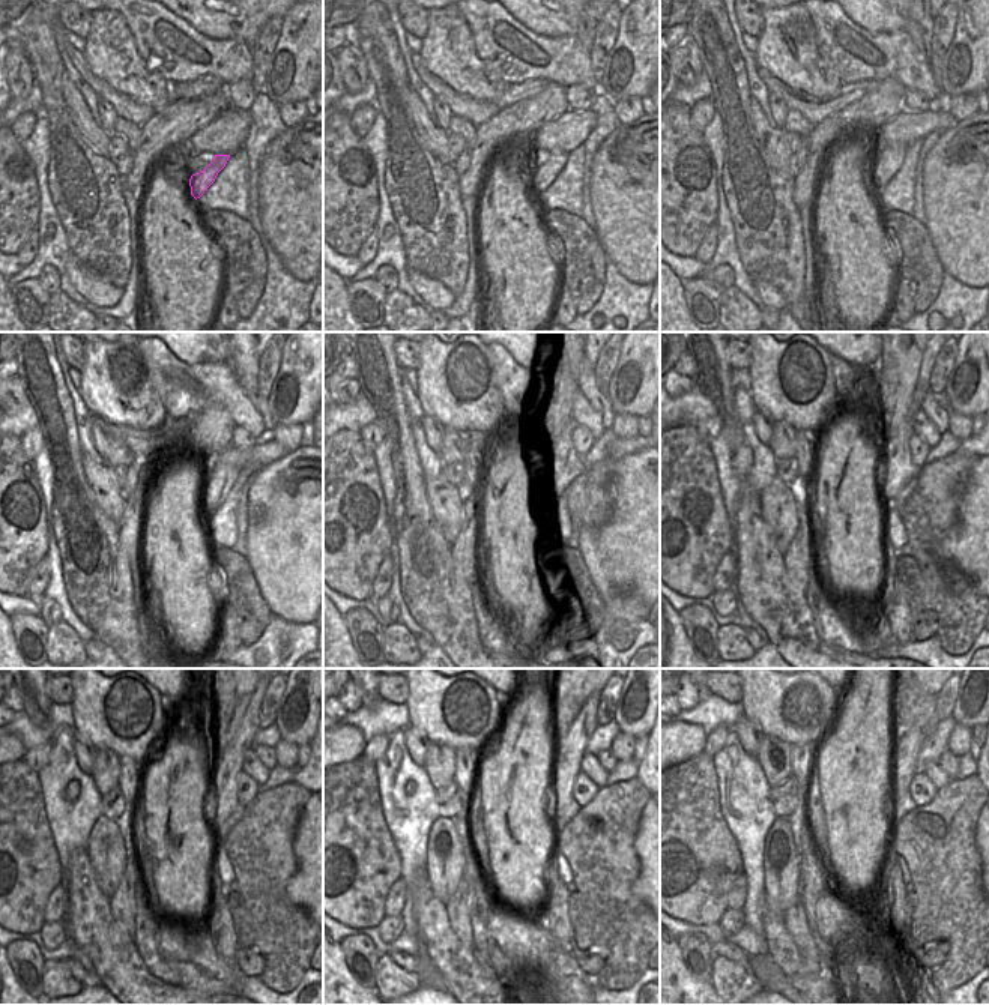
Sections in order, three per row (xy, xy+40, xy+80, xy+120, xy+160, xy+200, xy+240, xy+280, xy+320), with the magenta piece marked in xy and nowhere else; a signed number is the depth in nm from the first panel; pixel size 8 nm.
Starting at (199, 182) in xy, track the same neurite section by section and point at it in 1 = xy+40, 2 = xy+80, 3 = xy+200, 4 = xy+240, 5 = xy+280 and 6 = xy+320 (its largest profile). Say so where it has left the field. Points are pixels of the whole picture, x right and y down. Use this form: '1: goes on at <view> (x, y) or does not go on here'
1: goes on at xy+40 (544, 173)
2: goes on at xy+80 (889, 158)
3: goes on at xy+200 (899, 469)
4: goes on at xy+240 (229, 765)
5: goes on at xy+280 (570, 750)
6: goes on at xy+320 (905, 750)

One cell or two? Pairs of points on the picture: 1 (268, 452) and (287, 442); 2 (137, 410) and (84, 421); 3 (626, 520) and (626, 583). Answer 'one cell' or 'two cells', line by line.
1: two cells
2: two cells
3: one cell

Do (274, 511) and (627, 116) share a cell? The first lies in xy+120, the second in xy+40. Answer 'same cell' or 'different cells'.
different cells

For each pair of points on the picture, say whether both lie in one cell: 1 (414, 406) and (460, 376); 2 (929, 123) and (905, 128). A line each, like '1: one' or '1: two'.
1: two
2: one

